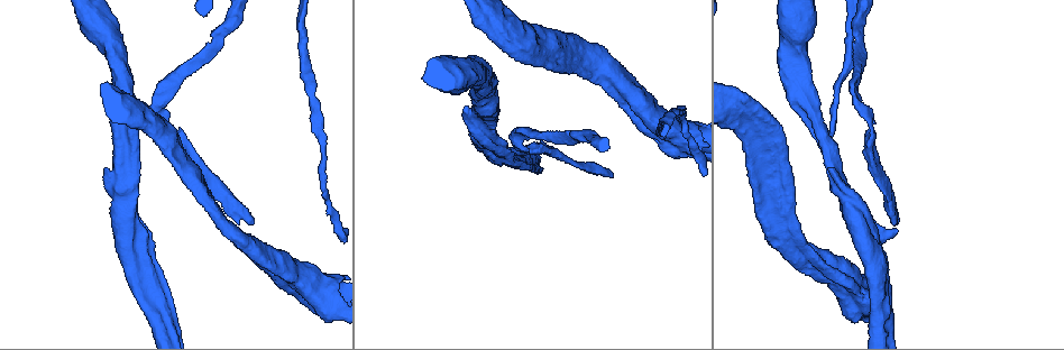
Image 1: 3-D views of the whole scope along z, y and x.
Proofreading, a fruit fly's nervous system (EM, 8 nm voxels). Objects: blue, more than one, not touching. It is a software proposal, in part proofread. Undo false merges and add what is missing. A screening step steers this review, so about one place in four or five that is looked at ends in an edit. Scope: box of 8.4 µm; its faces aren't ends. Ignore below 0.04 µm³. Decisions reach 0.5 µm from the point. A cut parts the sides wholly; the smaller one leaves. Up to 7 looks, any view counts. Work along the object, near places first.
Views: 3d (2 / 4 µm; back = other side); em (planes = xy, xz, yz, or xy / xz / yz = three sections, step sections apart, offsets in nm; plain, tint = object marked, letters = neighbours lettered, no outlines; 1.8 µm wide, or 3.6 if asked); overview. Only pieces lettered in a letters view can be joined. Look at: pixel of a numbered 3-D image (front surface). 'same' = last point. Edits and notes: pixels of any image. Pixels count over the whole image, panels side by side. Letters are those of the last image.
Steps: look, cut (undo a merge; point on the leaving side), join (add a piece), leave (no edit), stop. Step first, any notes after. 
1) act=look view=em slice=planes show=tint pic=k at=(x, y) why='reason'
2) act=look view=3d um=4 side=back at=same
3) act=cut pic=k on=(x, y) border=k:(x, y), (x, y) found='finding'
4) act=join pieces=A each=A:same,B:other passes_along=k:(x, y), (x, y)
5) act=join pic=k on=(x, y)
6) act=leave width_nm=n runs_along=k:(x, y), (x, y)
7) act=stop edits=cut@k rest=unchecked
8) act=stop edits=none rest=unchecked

act=look view=em slice=planes show=tint pic=1 at=(870, 122) why='narrows sharply'

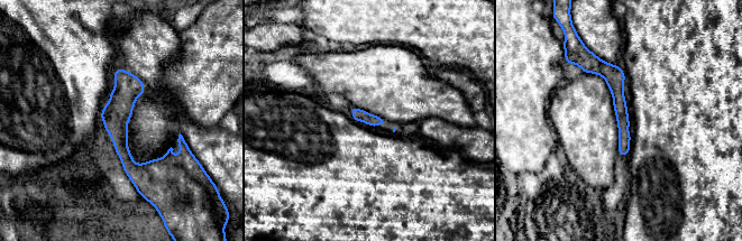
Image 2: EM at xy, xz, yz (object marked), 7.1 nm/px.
act=look view=em slice=planes show=letters at=same

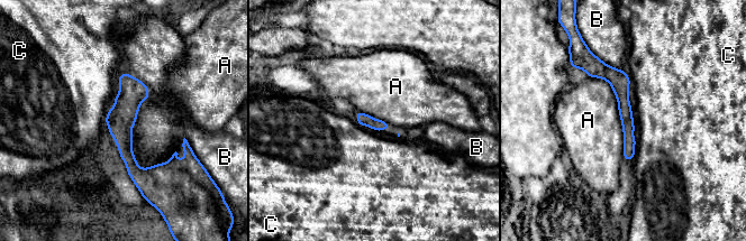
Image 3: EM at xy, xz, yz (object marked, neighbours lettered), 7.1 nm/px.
act=leave width_nm=90 each=A:other,B:other,C:other found='continuous, no second cell'

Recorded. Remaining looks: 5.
act=look view=em slice=xz step=4 show=tint pic=1 at=(899, 220) why='free end'

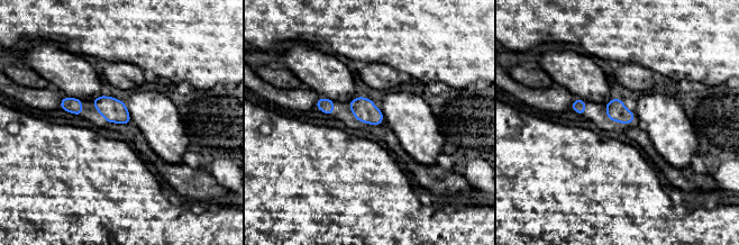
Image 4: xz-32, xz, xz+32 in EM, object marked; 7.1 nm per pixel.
act=look view=em slice=yz step=8 show=letters at=same why='another direction'

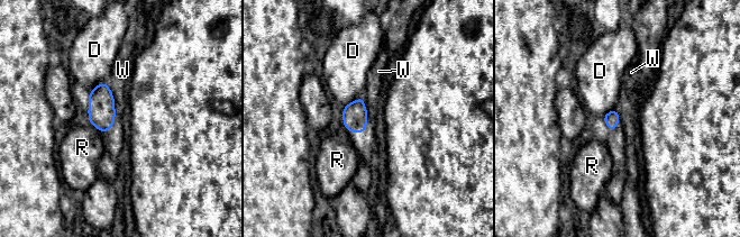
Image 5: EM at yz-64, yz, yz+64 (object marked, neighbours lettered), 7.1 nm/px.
act=leave each=D:other,R:other,W:other border=5:(107, 82), (100, 82), (88, 93) found='no lettered piece goes on from it'

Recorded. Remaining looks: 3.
act=look view=em um=3.6 slice=planes show=tint pic=1 at=(320, 300)

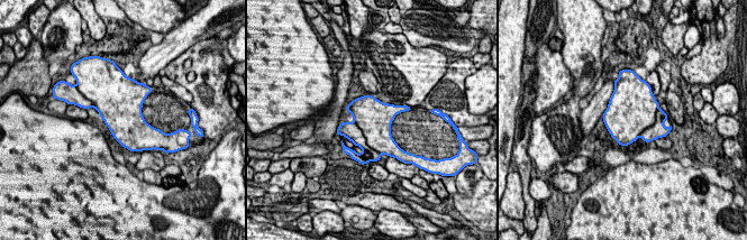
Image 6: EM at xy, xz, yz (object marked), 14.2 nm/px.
act=look view=em um=3.6 slice=planes show=letters at=same why='what lies round it'

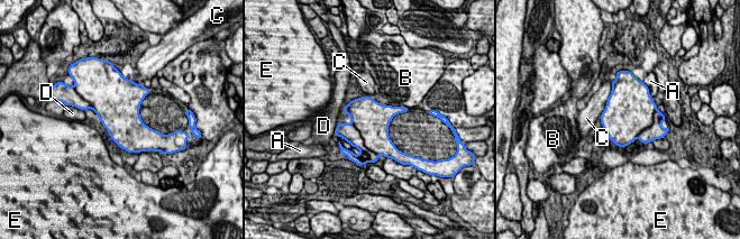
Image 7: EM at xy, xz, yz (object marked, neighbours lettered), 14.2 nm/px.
act=leave width_nm=600 each=A:other,B:other,C:other,D:other,E:other found='all the same cell'

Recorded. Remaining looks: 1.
act=stop edits=none rest=unchecked

